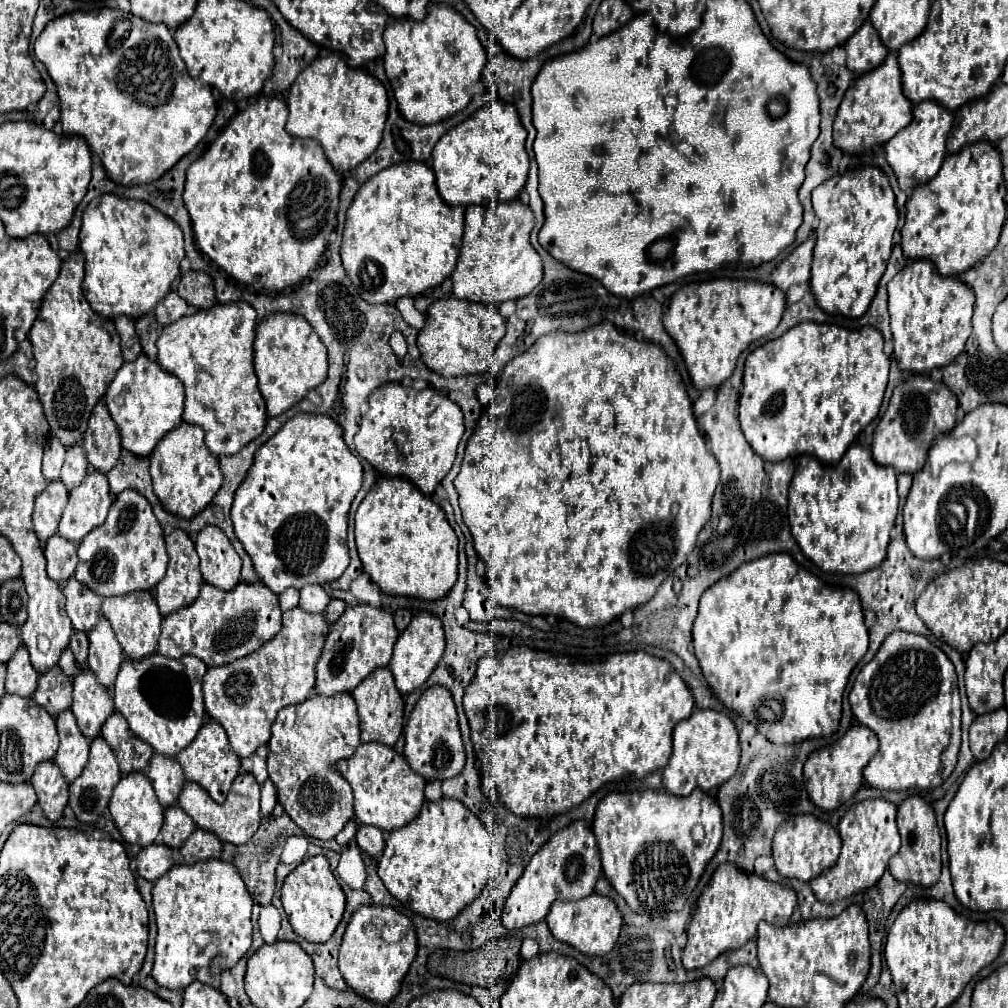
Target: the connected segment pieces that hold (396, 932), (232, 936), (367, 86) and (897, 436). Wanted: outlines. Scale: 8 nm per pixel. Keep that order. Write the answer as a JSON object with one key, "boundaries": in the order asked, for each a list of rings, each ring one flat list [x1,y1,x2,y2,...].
{"boundaries":[[[369,904,353,912,339,952,339,970,357,994,387,1004,401,988,401,982,417,954,417,932,413,922,391,906]],[[203,860,173,866,153,888,153,910,159,928,153,966,157,984,169,990,185,988,191,984,191,968,195,968,199,982,219,988,221,974,233,968,251,946,251,908,253,898,233,864]],[[339,52,315,58,289,88,287,132,297,138,321,142,325,154,337,172,347,172,361,164,383,138,389,112,385,86,367,70,351,68]],[[915,374,903,380,895,390,889,402,887,412,883,414,879,426,875,428,871,452,873,460,881,466,891,466,895,472,915,474,921,470,927,460,927,450,937,434,949,432,957,422,957,398,943,384,927,376]]]}

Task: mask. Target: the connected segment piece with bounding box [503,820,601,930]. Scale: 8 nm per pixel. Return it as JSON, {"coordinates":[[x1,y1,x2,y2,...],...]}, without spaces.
{"coordinates":[[575,820,563,830,555,832,541,850,531,858,523,876,513,886,505,908,503,926,509,930,539,922,547,916,549,906,555,900,579,900,595,890,595,882,601,874,601,858,591,826,585,820]]}

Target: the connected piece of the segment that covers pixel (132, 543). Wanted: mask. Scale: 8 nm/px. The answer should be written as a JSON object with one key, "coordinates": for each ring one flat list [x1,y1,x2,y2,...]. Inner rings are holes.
{"coordinates":[[123,490,111,504,107,522,93,528,79,544,75,578,99,596,121,596,135,590,151,590,167,570,163,530,149,502,137,490]]}

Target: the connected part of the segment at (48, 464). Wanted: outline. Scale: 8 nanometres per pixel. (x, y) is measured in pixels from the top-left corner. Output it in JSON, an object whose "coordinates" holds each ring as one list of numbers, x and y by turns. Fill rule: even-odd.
{"coordinates":[[49,438,43,456,43,474,47,480,59,480,63,460,65,460,65,446,59,442,59,438]]}

